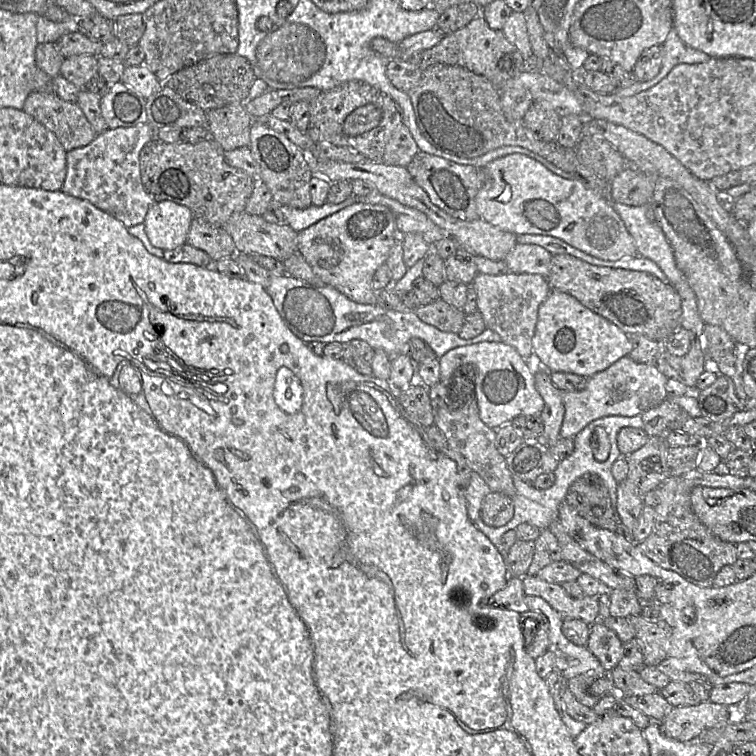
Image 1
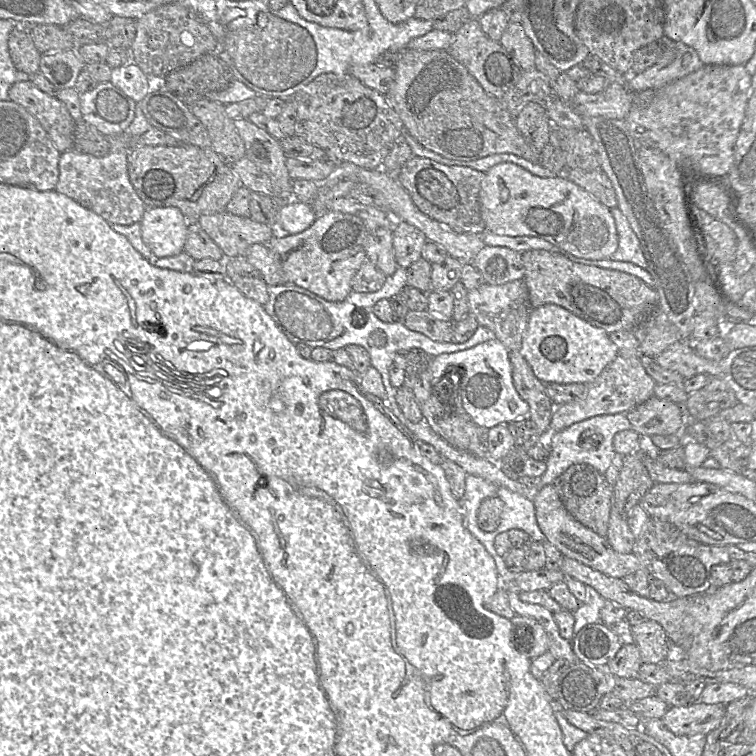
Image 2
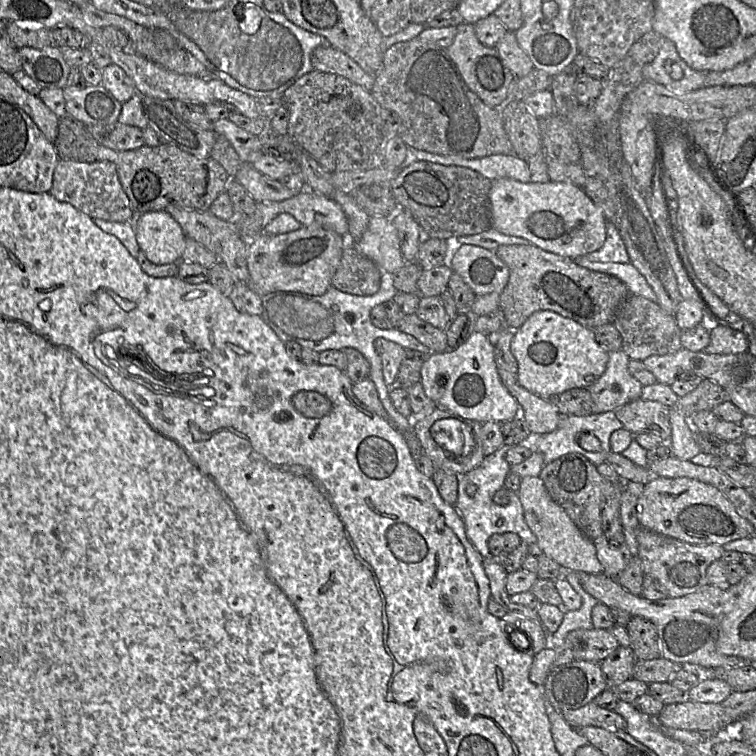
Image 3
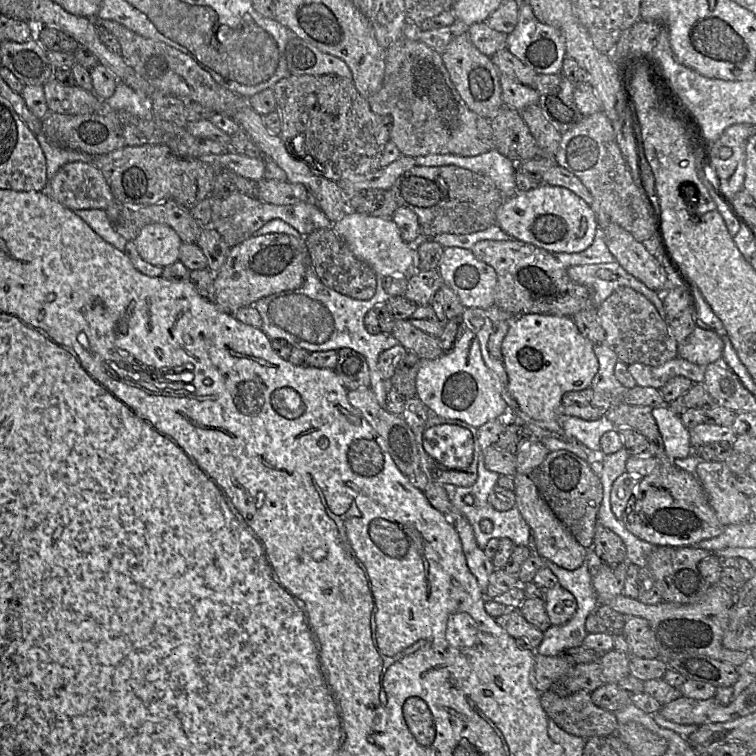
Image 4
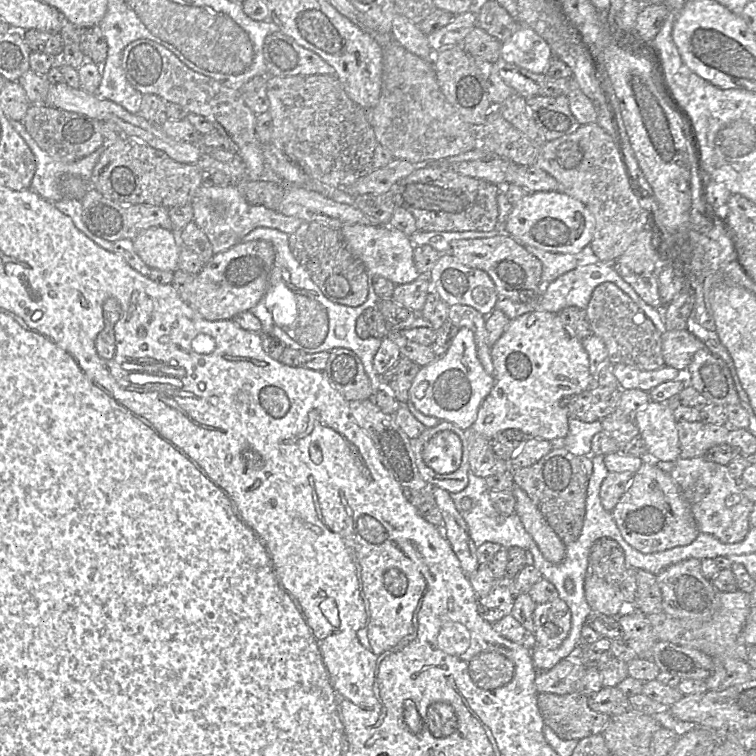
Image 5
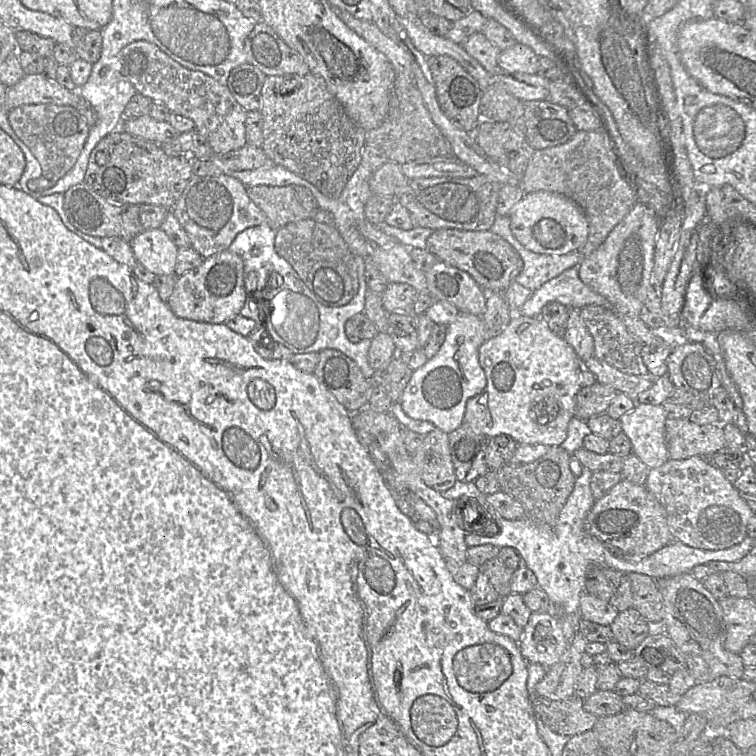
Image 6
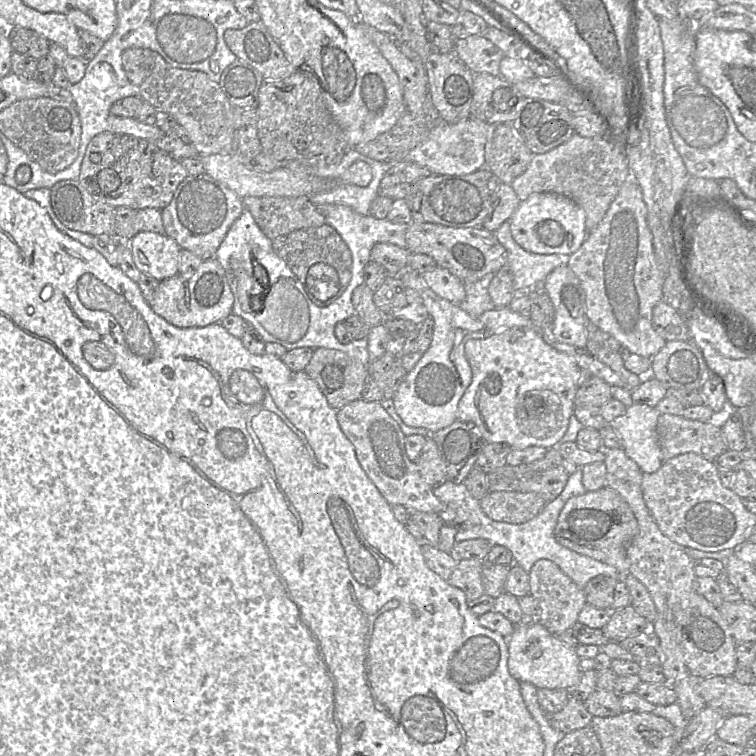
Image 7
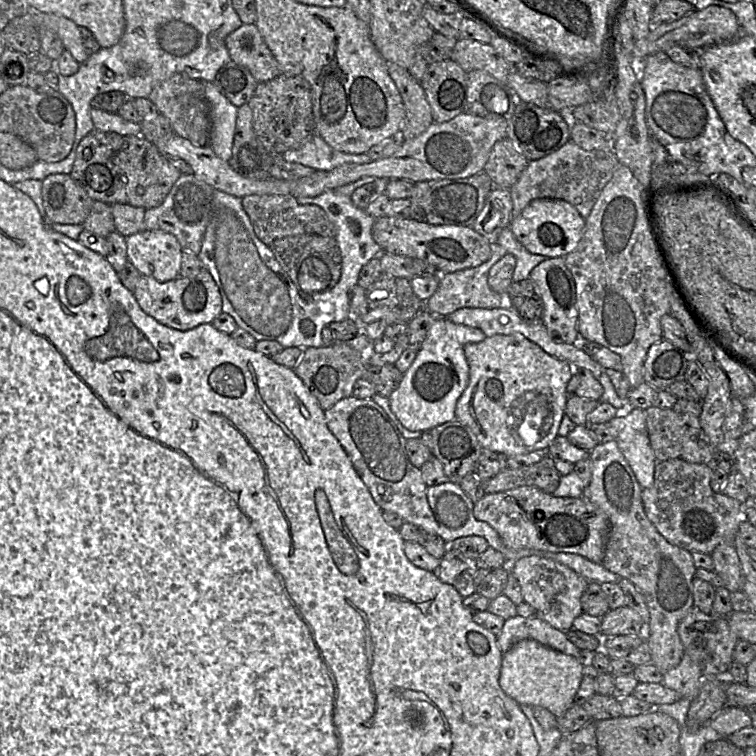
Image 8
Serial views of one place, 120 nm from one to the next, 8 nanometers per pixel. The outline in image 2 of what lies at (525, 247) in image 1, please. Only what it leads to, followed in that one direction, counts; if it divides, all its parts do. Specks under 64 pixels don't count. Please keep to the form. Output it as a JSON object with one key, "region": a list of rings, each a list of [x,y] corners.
{"region":[[[485,246],[471,265],[482,275],[484,283],[500,285],[524,278],[521,252],[502,246]]]}

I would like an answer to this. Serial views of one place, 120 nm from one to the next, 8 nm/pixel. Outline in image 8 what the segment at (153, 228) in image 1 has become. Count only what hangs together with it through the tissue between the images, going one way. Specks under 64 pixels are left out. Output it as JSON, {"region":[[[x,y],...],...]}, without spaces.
{"region":[[[144,230],[126,237],[128,261],[140,272],[159,282],[179,276],[182,247],[176,237],[160,230]]]}

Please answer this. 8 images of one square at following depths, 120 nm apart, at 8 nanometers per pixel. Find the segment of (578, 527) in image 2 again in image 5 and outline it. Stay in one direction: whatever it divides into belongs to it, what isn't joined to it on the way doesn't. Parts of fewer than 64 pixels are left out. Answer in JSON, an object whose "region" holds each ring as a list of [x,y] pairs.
{"region":[[[514,485],[512,493],[515,499],[515,513],[544,558],[553,564],[563,562],[566,555],[566,545],[549,526],[542,513],[525,491]]]}

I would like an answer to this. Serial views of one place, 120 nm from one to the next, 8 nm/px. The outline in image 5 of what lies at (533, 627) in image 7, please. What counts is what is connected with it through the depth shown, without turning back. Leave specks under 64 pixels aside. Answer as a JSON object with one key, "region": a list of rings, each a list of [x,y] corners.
{"region":[[[558,598],[536,605],[533,612],[533,622],[536,646],[555,649],[569,633],[571,612],[567,604]]]}

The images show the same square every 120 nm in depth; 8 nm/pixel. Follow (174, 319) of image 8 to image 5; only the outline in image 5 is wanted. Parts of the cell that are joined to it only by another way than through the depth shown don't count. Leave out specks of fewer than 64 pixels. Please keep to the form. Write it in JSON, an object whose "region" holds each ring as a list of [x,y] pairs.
{"region":[[[264,240],[240,242],[226,251],[214,254],[196,274],[187,303],[210,321],[229,320],[241,312],[250,311],[267,290],[276,257],[275,247]]]}

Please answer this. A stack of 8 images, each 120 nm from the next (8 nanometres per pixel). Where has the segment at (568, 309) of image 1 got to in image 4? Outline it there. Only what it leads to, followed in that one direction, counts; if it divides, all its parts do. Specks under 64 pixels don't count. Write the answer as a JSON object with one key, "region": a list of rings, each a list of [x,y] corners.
{"region":[[[527,314],[511,320],[501,351],[508,375],[509,393],[520,410],[534,420],[560,420],[562,395],[590,387],[599,369],[594,343],[580,333],[572,318],[568,316]]]}

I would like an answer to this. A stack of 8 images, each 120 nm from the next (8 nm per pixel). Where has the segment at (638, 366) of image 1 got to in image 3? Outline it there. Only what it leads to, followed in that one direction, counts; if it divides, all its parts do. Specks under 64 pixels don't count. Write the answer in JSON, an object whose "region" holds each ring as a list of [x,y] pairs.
{"region":[[[621,350],[610,351],[604,373],[588,389],[592,397],[592,414],[615,411],[641,396],[643,385],[628,370],[630,358]]]}

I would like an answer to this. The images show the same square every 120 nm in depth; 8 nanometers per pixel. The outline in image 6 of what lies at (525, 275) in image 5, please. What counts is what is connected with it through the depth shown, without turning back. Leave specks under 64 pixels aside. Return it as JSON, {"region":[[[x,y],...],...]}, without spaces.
{"region":[[[437,229],[428,237],[426,249],[438,260],[469,273],[486,292],[504,292],[523,269],[518,252],[490,230]]]}

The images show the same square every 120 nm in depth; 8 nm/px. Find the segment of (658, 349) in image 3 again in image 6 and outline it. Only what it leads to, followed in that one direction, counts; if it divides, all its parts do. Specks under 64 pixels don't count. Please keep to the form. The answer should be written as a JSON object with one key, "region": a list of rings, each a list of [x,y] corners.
{"region":[[[587,305],[580,309],[580,315],[593,337],[595,357],[627,374],[636,376],[649,374],[641,356],[644,345],[628,332],[622,319],[611,307]]]}

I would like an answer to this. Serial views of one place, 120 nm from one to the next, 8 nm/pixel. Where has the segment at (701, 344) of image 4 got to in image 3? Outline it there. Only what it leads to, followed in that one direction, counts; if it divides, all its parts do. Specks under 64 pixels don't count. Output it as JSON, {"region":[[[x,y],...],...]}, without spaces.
{"region":[[[706,312],[701,325],[710,331],[710,342],[703,352],[713,355],[731,355],[749,351],[750,342],[746,334],[725,325],[712,324]]]}

